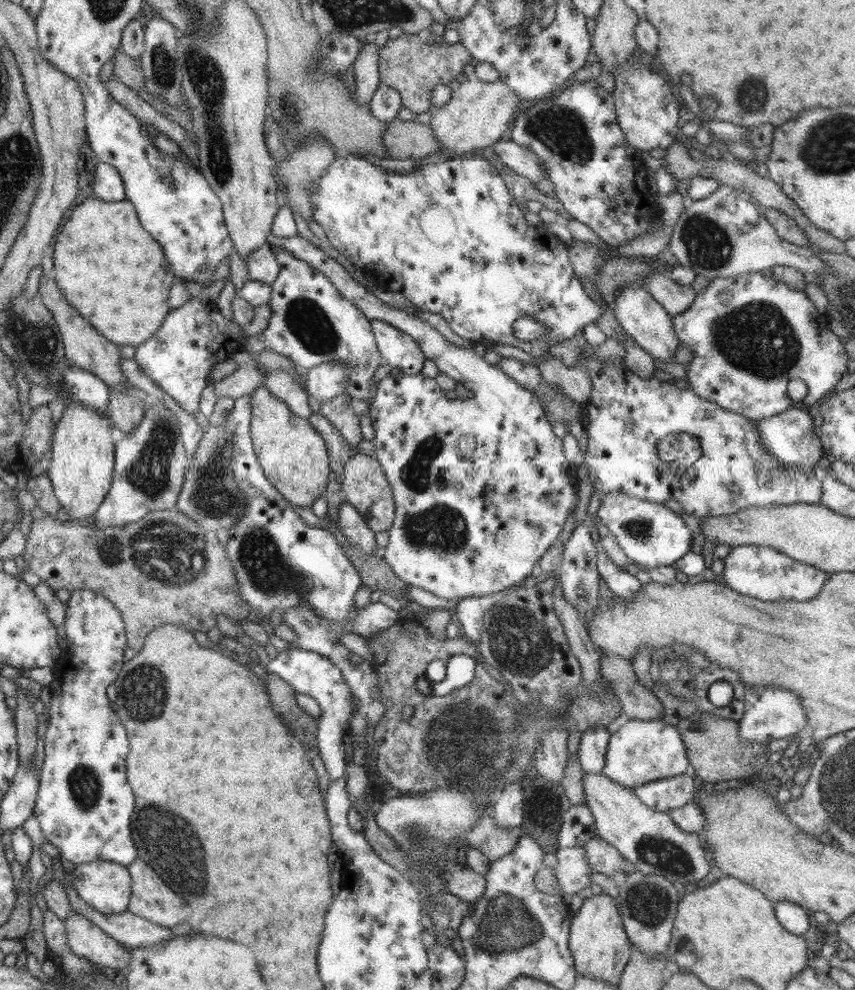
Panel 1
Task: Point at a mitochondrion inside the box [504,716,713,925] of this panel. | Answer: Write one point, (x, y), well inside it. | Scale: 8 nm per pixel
(664, 855)

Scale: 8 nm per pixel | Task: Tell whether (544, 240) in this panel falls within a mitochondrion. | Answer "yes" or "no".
no

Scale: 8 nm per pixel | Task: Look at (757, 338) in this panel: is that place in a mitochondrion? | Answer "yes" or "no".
yes

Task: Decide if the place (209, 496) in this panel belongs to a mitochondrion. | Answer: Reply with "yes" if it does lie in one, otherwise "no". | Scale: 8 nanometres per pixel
yes

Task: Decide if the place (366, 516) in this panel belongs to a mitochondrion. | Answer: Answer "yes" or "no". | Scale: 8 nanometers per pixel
no

